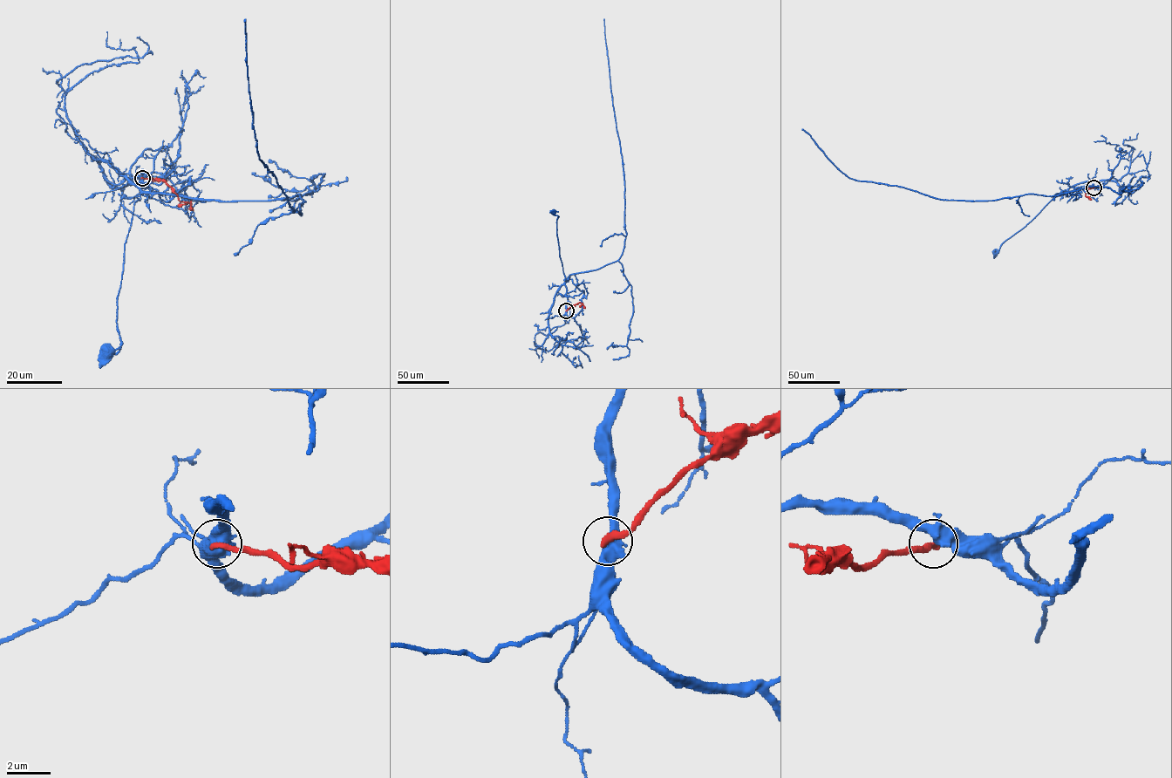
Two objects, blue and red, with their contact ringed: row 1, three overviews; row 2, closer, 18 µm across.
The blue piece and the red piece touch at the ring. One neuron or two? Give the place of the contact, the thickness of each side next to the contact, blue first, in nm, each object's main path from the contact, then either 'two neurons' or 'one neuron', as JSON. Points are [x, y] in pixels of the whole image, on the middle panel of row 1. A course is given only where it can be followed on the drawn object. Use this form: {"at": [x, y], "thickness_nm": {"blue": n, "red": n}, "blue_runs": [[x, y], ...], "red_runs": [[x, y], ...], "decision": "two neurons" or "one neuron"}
{"at": [566, 310], "thickness_nm": {"blue": 440, "red": 320}, "blue_runs": [[566, 310], [565, 277], [556, 235], [558, 216], [554, 212]], "red_runs": [[566, 310], [579, 302], [584, 308]], "decision": "two neurons"}

